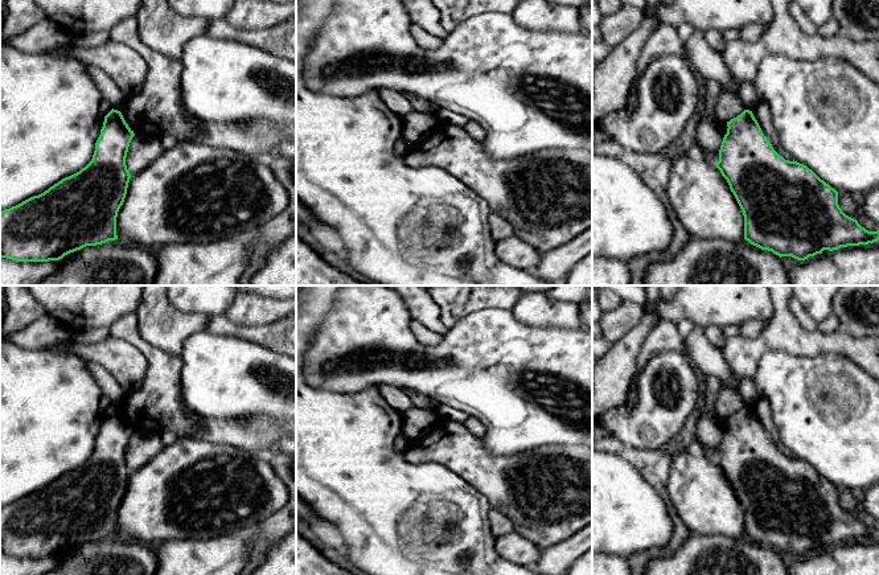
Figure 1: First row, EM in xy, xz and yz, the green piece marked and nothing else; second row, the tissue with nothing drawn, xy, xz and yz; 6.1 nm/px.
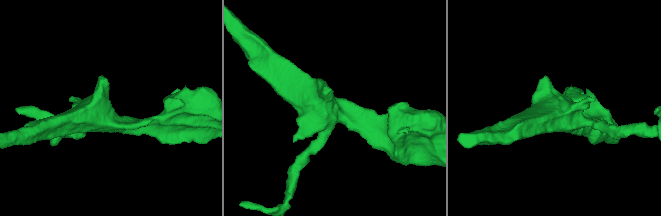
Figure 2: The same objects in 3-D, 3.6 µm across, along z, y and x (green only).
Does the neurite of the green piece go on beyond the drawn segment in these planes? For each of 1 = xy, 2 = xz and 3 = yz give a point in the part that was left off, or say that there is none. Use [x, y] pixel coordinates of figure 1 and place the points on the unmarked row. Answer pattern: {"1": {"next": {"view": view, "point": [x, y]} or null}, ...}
{"1": {"next": null}, "2": {"next": null}, "3": {"next": null}}

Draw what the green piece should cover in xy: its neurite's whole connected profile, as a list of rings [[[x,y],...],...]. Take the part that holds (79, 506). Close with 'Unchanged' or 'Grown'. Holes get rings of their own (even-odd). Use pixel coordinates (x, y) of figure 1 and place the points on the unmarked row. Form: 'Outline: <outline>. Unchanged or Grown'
Outline: [[[112,404],[104,412],[93,455],[85,464],[44,489],[0,508],[0,554],[16,558],[59,556],[86,542],[118,535],[116,513],[131,475],[126,453],[134,432],[122,408]]]. Unchanged

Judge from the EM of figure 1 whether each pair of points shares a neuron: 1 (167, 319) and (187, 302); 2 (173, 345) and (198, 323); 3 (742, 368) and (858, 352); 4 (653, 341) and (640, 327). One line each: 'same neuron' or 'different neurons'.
1: different neurons
2: same neuron
3: same neuron
4: different neurons

